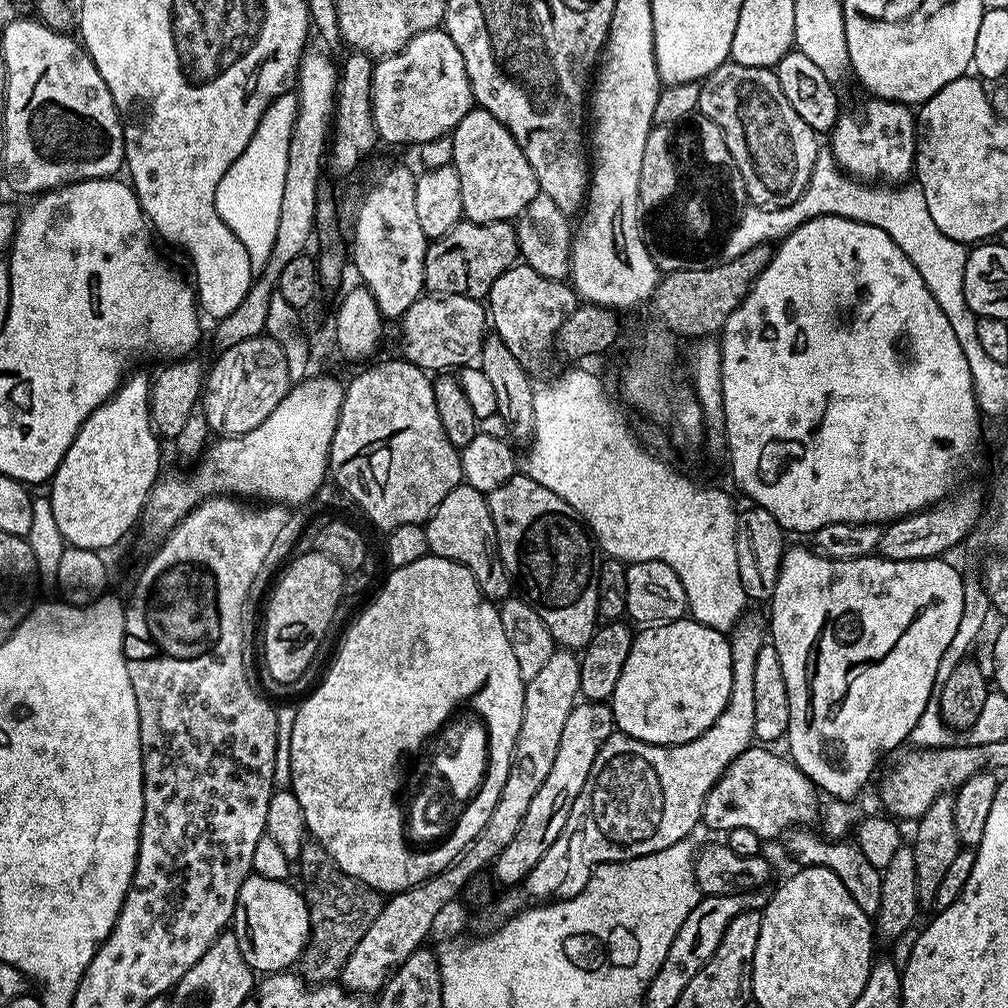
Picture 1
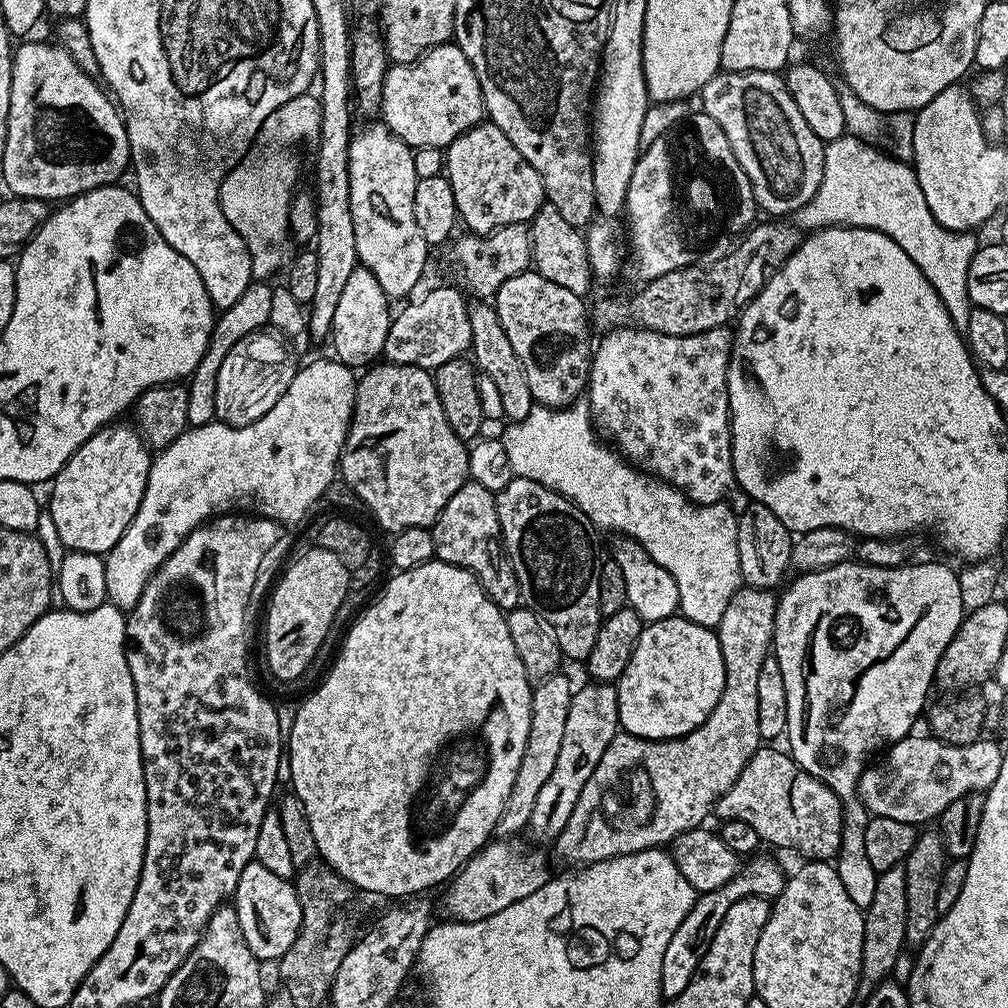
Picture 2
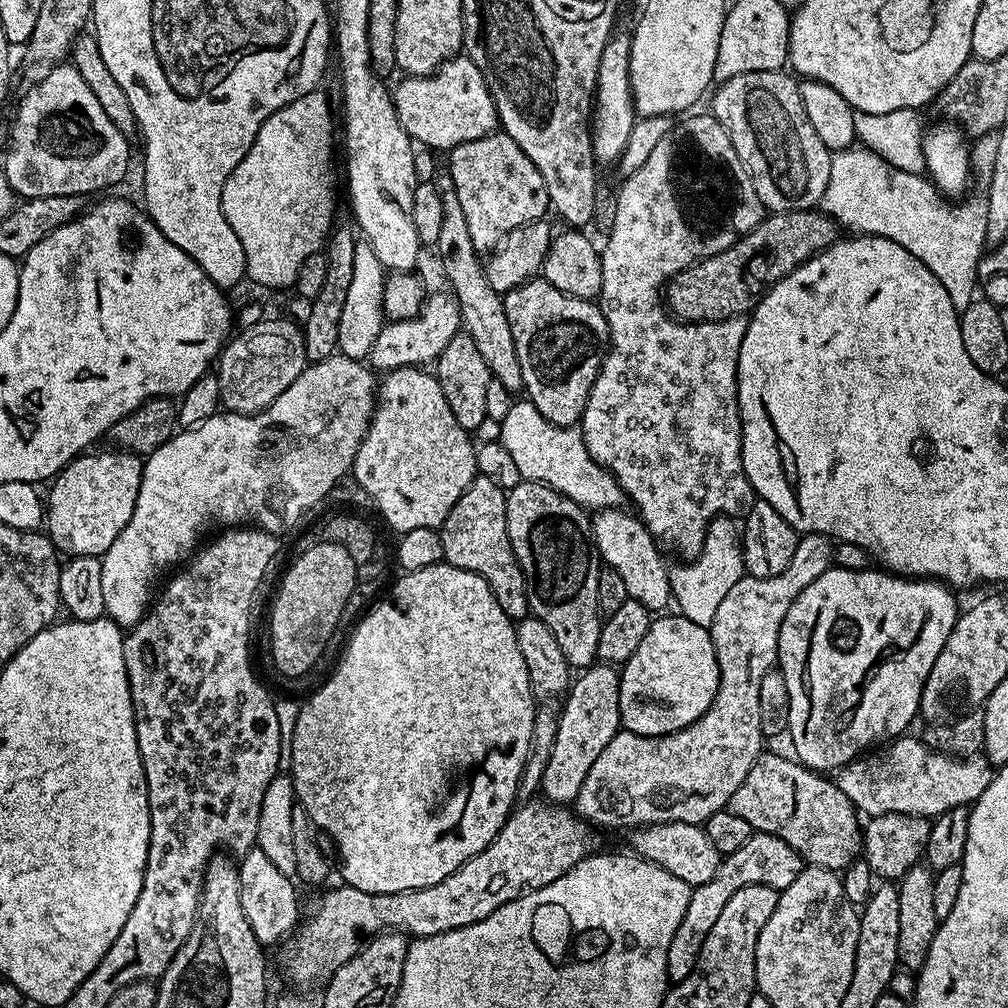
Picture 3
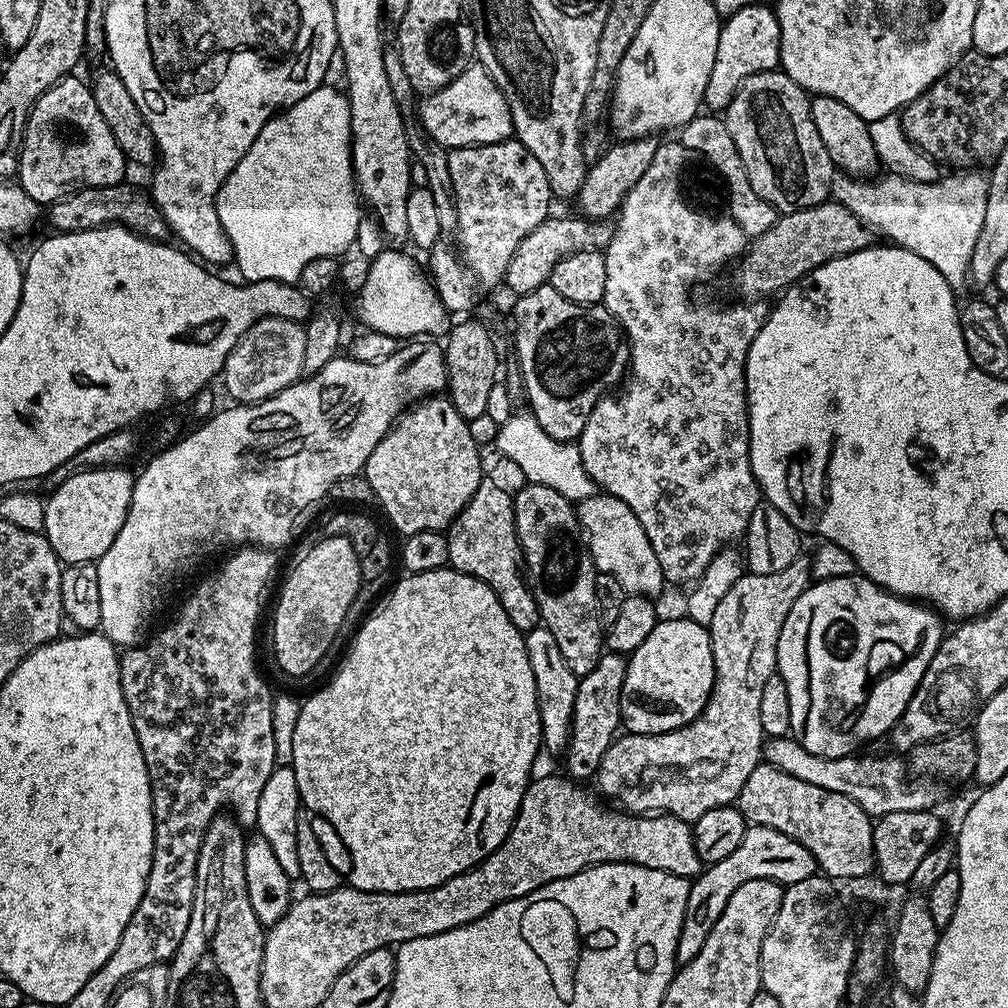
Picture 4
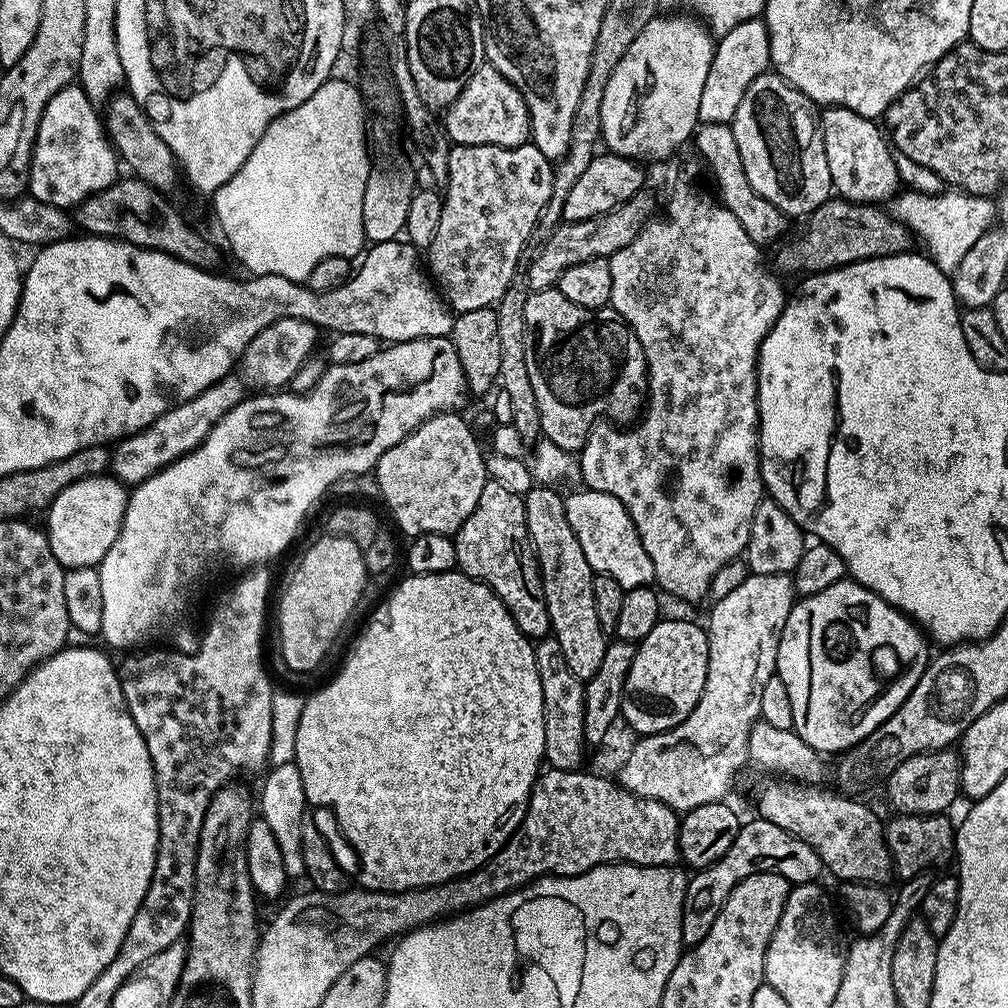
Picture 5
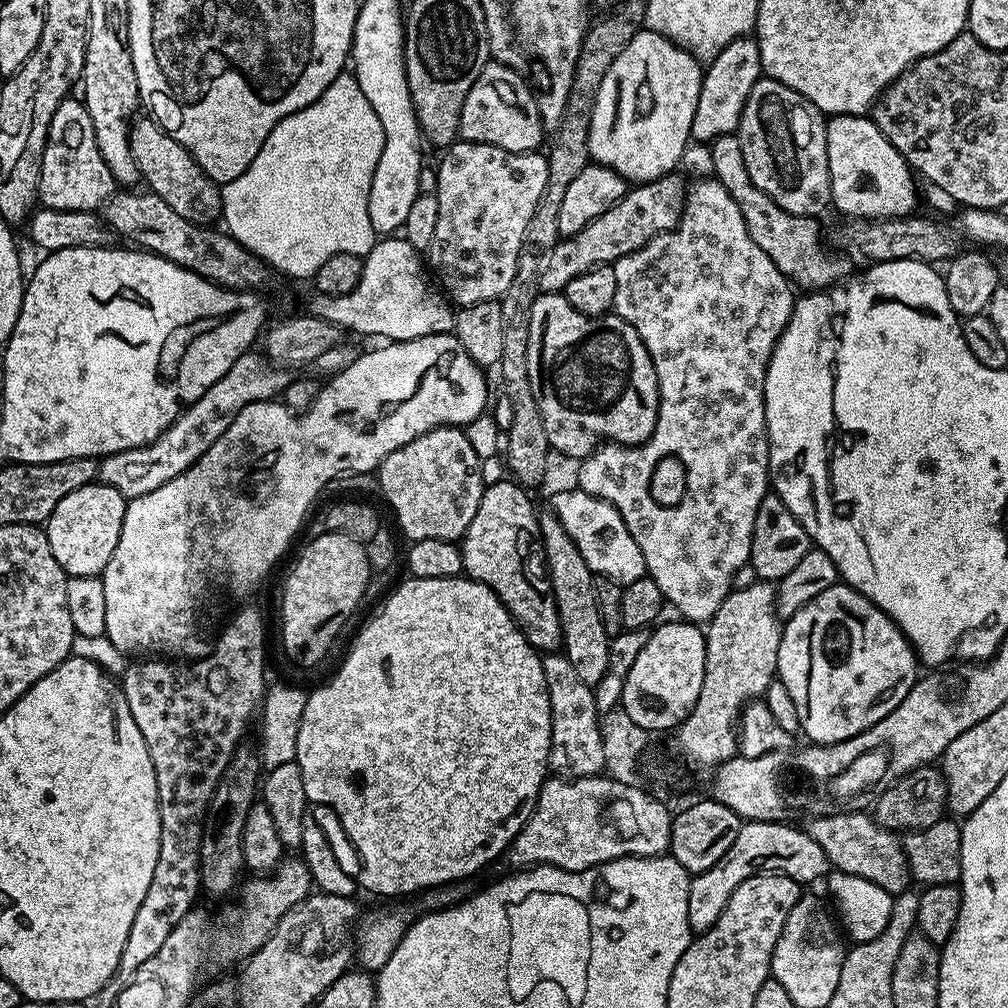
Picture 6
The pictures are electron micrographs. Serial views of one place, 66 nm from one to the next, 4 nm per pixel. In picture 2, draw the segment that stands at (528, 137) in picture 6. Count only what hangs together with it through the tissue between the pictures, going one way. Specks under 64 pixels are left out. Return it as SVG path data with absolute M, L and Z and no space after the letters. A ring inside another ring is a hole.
M455 42L429 48L411 64L392 64L385 74L379 115L409 148L447 149L466 130L485 119L484 99L474 66Z

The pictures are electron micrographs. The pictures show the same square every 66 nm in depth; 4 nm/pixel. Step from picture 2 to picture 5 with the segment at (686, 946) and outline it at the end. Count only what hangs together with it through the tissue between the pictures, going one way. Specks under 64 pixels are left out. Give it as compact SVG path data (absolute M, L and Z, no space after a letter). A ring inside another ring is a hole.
M759 818L745 823L740 829L738 838L734 838L734 843L730 845L730 850L718 858L708 868L701 868L688 881L688 889L684 895L684 909L682 910L682 938L684 944L691 946L702 942L706 934L710 934L710 926L714 926L714 918L722 910L726 898L750 874L759 872L773 872L782 874L789 885L811 884L819 881L822 873L822 865L818 854L802 838L794 838L782 826L774 826L774 822L766 822Z

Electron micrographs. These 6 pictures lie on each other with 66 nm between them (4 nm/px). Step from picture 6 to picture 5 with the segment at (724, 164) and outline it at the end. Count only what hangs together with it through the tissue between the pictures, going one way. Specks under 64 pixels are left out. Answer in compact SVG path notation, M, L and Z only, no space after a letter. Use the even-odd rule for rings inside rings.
M700 124L694 133L695 144L697 150L704 155L704 160L720 187L719 199L728 207L730 214L734 214L734 218L742 222L742 230L746 230L753 242L761 246L767 246L771 240L779 241L789 231L789 217L779 212L769 200L762 198L762 194L758 194L754 186L750 186L750 178L746 178L746 170L742 166L742 154L738 154L738 141L734 139L732 125Z

